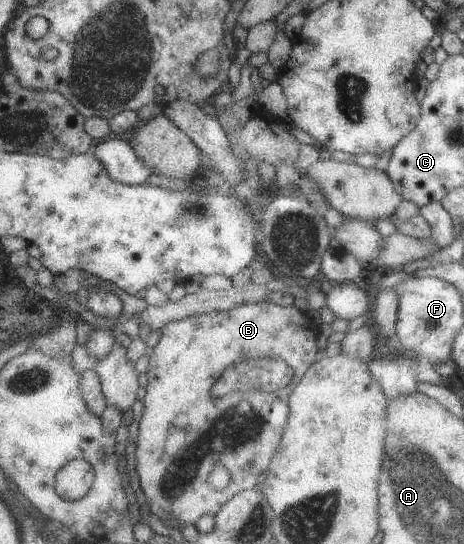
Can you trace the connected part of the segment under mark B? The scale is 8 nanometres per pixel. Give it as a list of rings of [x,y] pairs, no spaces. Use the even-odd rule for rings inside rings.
[[[256,302],[253,304],[244,304],[236,306],[234,309],[223,311],[223,312],[212,312],[202,315],[195,315],[190,318],[184,318],[183,320],[173,321],[164,324],[164,327],[160,328],[162,335],[158,341],[158,344],[153,347],[152,355],[149,356],[149,366],[146,372],[148,377],[148,385],[146,388],[146,394],[143,399],[144,411],[142,411],[142,417],[139,421],[138,437],[135,439],[136,450],[136,473],[138,473],[138,479],[140,481],[140,487],[142,493],[144,493],[145,501],[152,514],[158,515],[163,521],[168,516],[173,516],[176,521],[176,526],[181,528],[183,525],[195,525],[195,523],[204,515],[210,514],[215,515],[222,509],[222,506],[234,497],[238,492],[254,488],[258,483],[258,475],[266,472],[270,463],[270,457],[272,453],[276,451],[276,447],[279,446],[286,420],[289,416],[288,401],[290,394],[294,391],[298,382],[302,379],[306,370],[312,365],[320,355],[318,355],[316,347],[316,338],[318,335],[318,327],[314,325],[314,320],[302,313],[296,306],[279,306],[272,302]],[[257,358],[272,358],[276,361],[282,360],[288,367],[292,368],[293,378],[291,382],[282,389],[276,390],[275,392],[254,392],[256,395],[252,395],[253,392],[247,392],[248,395],[234,395],[234,393],[228,393],[228,395],[222,395],[220,399],[214,399],[212,397],[211,389],[215,384],[215,381],[222,375],[222,372],[226,368],[230,368],[234,363],[241,363],[245,360],[254,361]],[[220,464],[224,466],[229,473],[228,485],[220,491],[213,490],[207,482],[208,476],[210,475],[211,469],[214,465]]]

